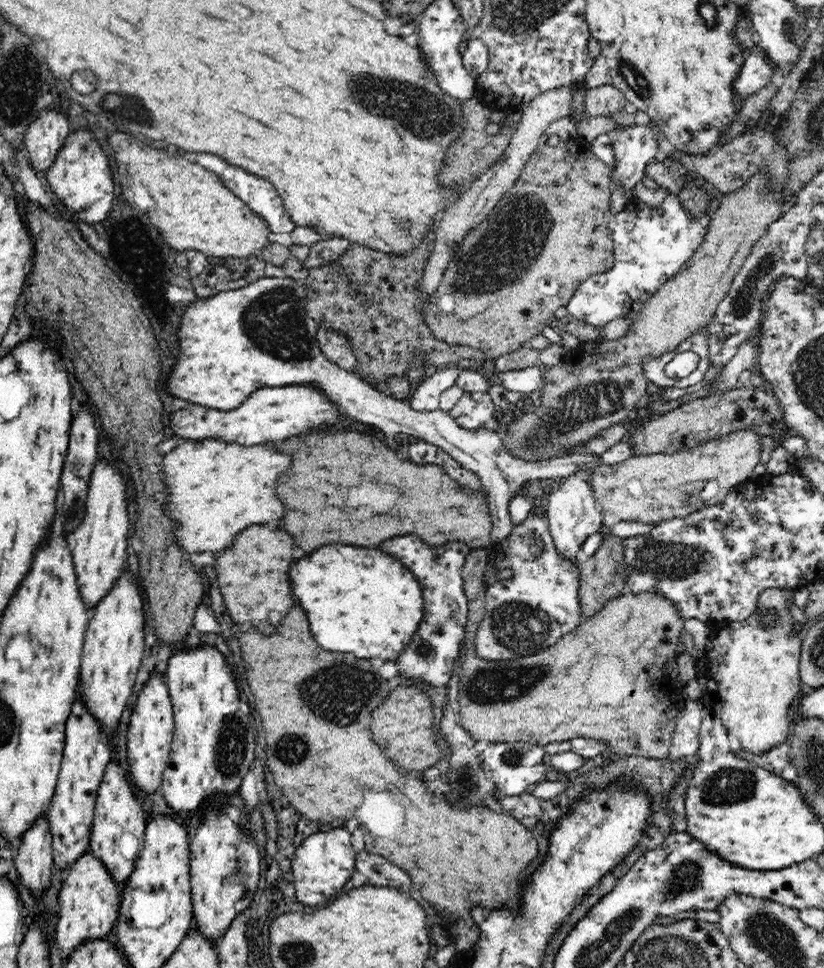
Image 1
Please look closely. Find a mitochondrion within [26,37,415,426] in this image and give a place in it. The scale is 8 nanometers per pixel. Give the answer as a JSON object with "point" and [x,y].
{"point":[292,343]}

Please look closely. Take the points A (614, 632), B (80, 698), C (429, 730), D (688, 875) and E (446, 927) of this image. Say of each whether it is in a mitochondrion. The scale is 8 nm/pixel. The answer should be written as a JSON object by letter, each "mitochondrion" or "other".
{"A":"other","B":"other","C":"other","D":"mitochondrion","E":"other"}

